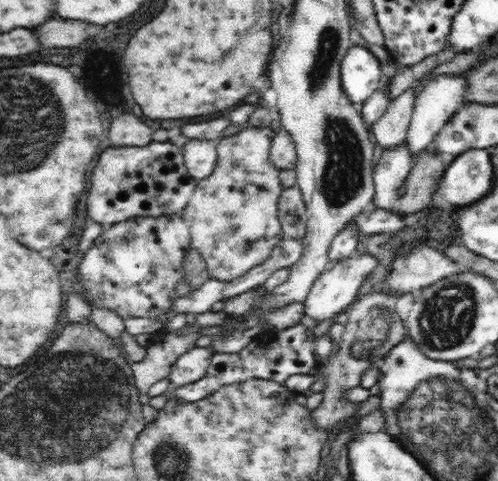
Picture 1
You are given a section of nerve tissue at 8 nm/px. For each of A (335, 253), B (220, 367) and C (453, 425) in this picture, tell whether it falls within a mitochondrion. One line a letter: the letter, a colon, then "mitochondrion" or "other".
A: other
B: other
C: mitochondrion

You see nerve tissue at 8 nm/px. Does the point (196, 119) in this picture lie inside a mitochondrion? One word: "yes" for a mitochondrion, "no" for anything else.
no

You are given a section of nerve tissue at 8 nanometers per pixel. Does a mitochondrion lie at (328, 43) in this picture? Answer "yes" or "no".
yes

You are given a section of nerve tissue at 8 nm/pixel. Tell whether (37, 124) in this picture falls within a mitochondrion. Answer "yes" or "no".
yes

